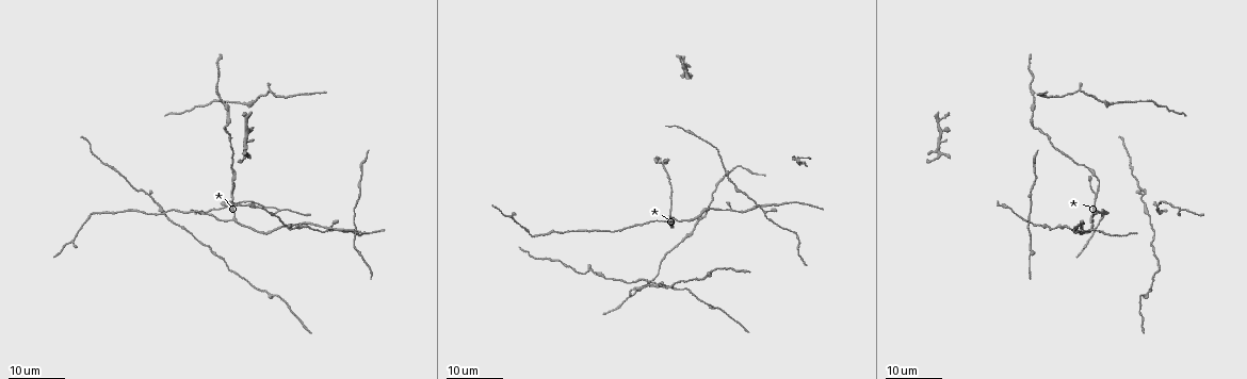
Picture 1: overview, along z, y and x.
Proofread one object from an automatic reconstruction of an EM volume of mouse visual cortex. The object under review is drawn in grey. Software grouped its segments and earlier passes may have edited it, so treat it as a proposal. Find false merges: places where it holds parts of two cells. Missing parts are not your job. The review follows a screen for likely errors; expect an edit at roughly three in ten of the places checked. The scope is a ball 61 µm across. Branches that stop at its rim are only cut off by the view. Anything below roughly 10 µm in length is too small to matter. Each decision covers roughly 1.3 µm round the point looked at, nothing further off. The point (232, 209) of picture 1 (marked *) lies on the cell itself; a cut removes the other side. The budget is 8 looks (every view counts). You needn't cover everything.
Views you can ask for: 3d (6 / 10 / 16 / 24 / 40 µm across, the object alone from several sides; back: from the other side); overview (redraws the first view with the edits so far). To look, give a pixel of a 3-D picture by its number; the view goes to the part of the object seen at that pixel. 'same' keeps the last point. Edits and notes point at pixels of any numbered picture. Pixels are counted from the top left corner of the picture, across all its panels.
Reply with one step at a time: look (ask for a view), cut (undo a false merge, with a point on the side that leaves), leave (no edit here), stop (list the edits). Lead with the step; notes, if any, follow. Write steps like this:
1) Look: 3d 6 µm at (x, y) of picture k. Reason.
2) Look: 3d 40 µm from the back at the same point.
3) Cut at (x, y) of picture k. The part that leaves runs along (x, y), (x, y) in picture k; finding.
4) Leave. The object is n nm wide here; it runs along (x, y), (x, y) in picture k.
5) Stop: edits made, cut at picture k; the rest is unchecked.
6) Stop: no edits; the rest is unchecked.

Look: 3d 24 µm at (1097, 189) of picture 1. Side arm on a straight run.

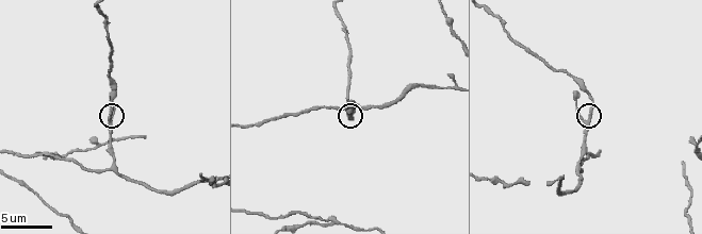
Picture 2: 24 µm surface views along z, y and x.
Look: 3d 10 µm at (591, 117) of picture 2.

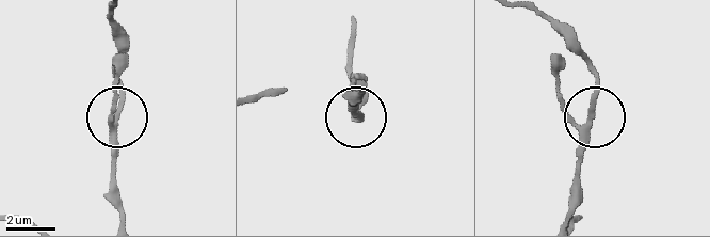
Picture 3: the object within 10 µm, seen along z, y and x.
Leave. The side arm is 31 µm long; it runs along (114, 191), (114, 73) in picture 3; continuous, no second cell.

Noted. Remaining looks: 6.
Look: 3d 16 µm at (588, 268) of picture 1. Three-way junction.

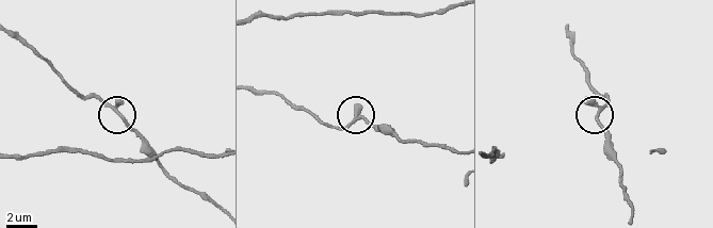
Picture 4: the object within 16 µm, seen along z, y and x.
Look: 3d 6 µm at (597, 112) of picture 4.

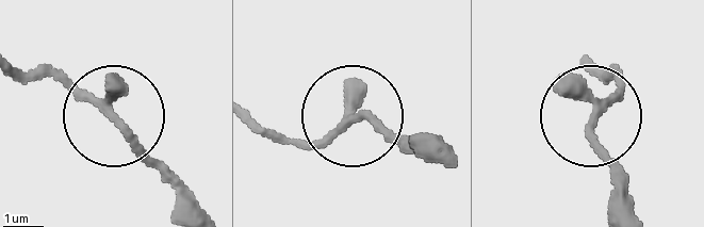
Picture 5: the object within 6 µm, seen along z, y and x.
Leave. 3 arms meet here; all the same cell.

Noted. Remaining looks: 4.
Look: 3d 16 µm at (577, 167) of picture 2. Three-way junction.

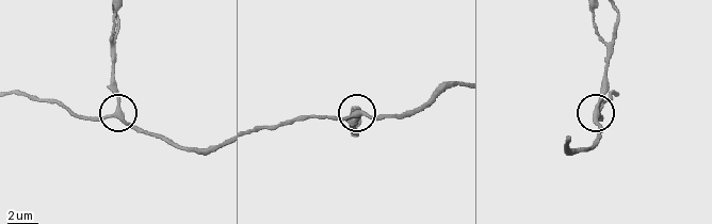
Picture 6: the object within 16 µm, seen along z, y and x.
Leave. 3 arms meet here; one cell here.

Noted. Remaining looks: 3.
Look: 3d 24 µm at (319, 225) of picture 1. Four arms meet.

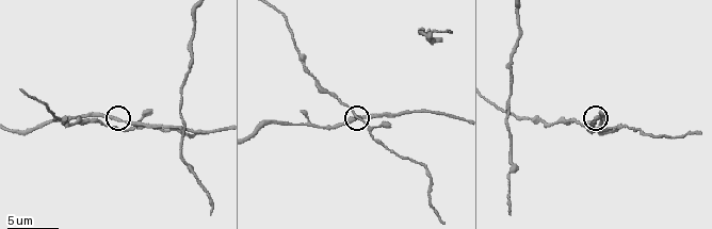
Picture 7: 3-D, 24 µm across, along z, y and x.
Look: 3d 6 µm at (118, 121) of picture 7.

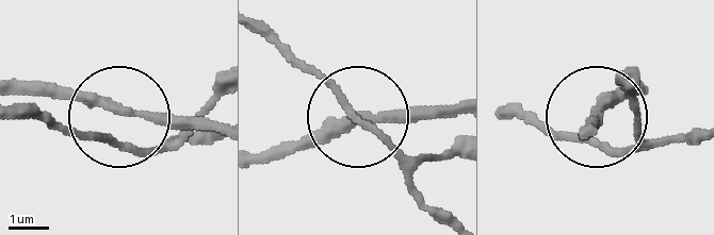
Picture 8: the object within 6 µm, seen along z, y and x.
Leave. The object is 210 nm wide here; it runs along (26, 96), (86, 96), (128, 116), (216, 122) in picture 8; one cell here.

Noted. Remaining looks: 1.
Stop: no edits; the rest is unchecked.

